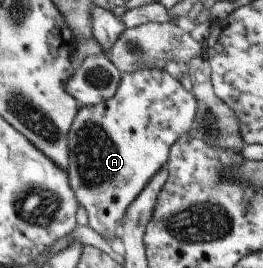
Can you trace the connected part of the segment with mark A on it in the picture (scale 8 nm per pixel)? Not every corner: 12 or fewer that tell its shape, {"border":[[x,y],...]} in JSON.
{"border":[[162,68],[124,73],[81,106],[69,179],[112,242],[196,128],[199,104]]}

